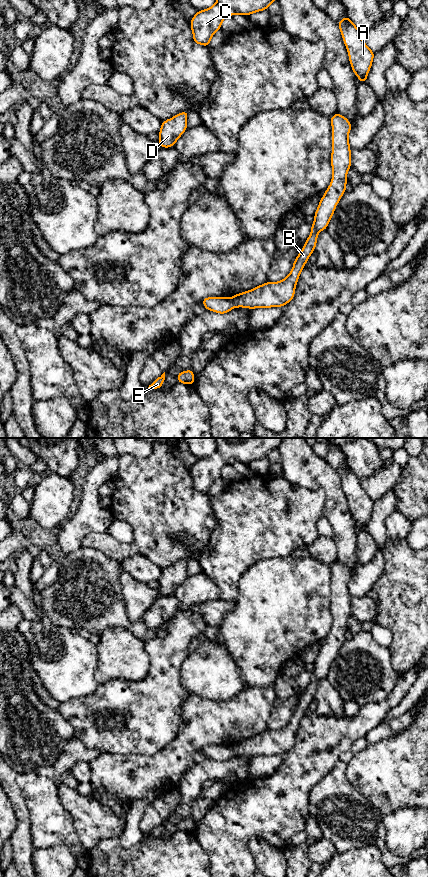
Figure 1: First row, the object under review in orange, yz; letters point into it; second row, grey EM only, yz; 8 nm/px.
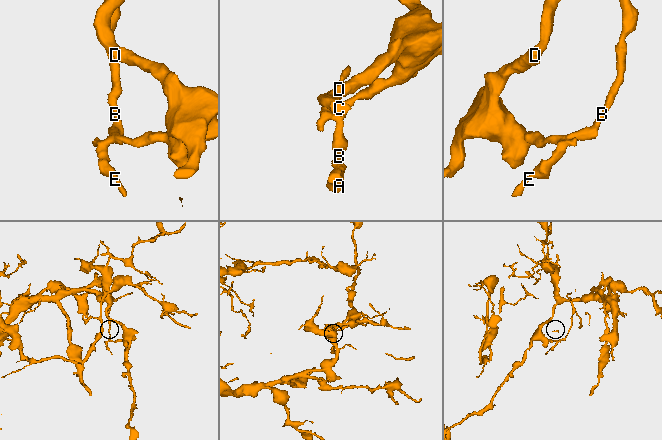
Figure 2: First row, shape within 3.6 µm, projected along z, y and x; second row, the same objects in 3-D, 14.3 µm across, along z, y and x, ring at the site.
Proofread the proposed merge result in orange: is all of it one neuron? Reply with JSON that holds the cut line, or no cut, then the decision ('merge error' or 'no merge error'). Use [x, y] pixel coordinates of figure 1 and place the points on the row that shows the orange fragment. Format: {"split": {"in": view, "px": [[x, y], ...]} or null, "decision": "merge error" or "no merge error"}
{"split": {"in": "yz", "px": [[231, 298], [235, 306]]}, "decision": "merge error"}

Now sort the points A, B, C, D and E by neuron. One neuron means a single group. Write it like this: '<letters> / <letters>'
A B / C D E

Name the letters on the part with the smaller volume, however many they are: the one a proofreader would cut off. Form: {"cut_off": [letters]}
{"cut_off": ["A", "B"]}

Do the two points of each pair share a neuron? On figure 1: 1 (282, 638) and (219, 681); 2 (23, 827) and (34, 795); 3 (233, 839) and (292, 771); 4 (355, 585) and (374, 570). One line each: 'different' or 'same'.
1: different
2: different
3: same
4: same

